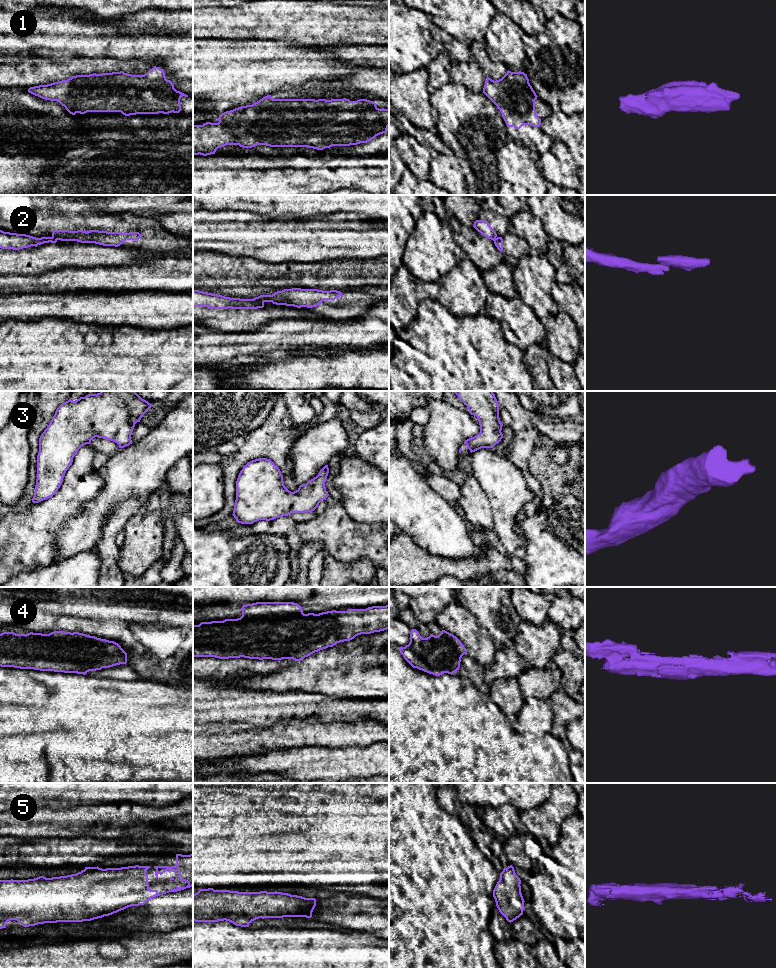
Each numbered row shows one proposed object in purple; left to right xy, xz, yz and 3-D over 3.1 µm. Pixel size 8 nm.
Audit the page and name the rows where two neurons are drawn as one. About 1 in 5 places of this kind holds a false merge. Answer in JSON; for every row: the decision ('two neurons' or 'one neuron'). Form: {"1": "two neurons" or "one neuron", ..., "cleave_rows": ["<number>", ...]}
{"1": "one neuron", "2": "two neurons", "3": "one neuron", "4": "one neuron", "5": "one neuron", "cleave_rows": ["2"]}

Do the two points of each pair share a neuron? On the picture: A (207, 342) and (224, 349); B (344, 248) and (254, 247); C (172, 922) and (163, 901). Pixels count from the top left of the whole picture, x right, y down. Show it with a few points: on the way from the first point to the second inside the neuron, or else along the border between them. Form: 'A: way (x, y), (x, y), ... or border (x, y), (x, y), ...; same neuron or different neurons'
A: way (211, 345), (220, 348); same neuron
B: way (322, 246), (276, 246); same neuron
C: way (169, 917), (163, 911), (163, 906); same neuron

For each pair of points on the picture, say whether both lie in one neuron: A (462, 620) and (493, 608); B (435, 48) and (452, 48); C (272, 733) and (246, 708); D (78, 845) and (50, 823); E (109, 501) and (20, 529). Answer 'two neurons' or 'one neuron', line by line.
A: two neurons
B: two neurons
C: two neurons
D: two neurons
E: two neurons

